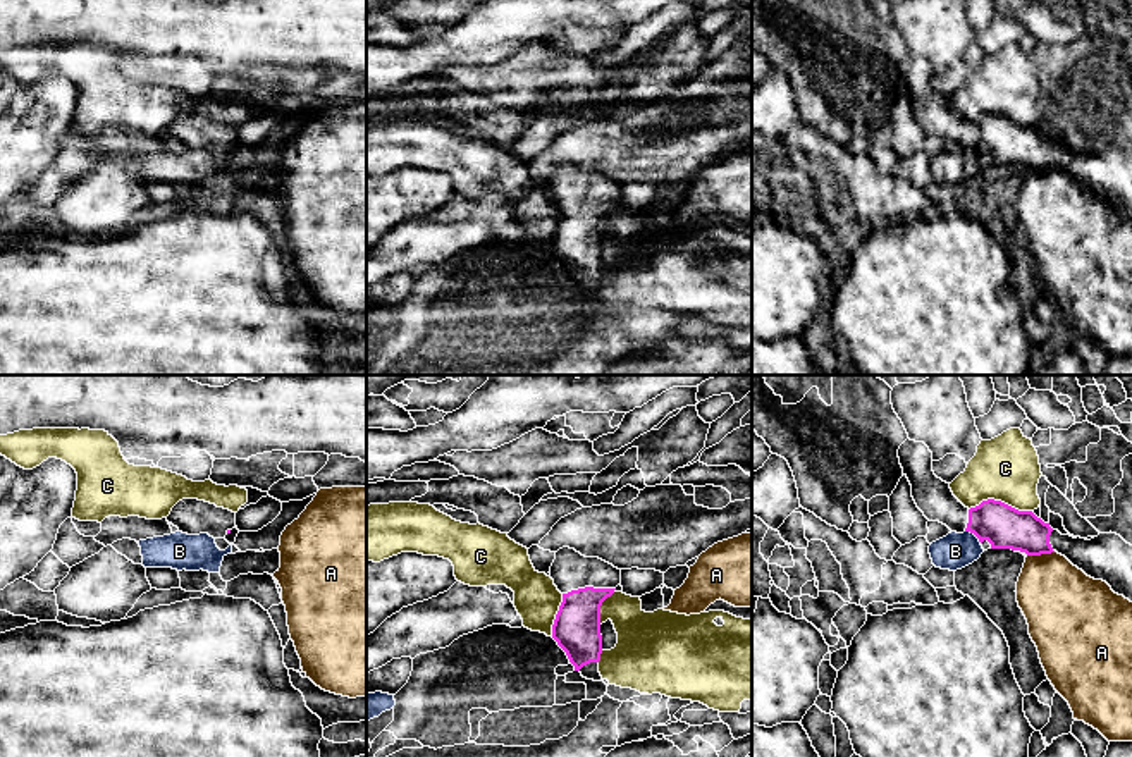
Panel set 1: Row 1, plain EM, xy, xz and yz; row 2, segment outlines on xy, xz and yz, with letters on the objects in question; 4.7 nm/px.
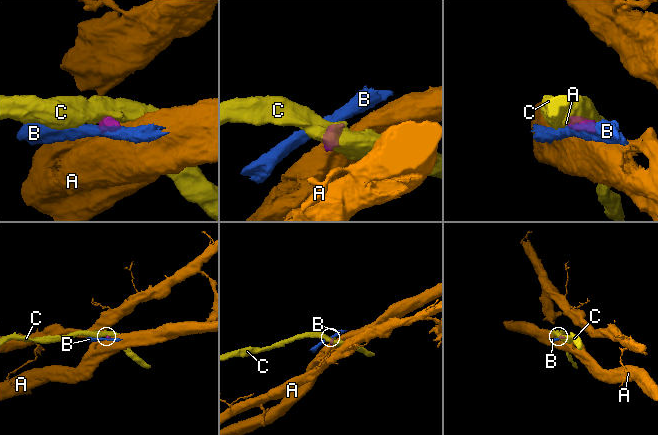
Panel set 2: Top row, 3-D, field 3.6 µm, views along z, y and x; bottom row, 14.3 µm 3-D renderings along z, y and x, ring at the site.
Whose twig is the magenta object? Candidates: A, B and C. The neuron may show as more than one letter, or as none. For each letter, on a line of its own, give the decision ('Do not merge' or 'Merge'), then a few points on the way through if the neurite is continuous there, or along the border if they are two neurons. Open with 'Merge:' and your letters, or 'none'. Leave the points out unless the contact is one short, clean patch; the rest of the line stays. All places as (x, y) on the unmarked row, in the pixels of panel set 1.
Merge: none
A: Do not merge. Boundary: yz (1053, 166), (1027, 171)
B: Do not merge. Boundary: yz (965, 145), (981, 157)
C: Do not merge. Boundary: yz (969, 123), (988, 114), (1000, 114), (1019, 124), (1031, 126)

